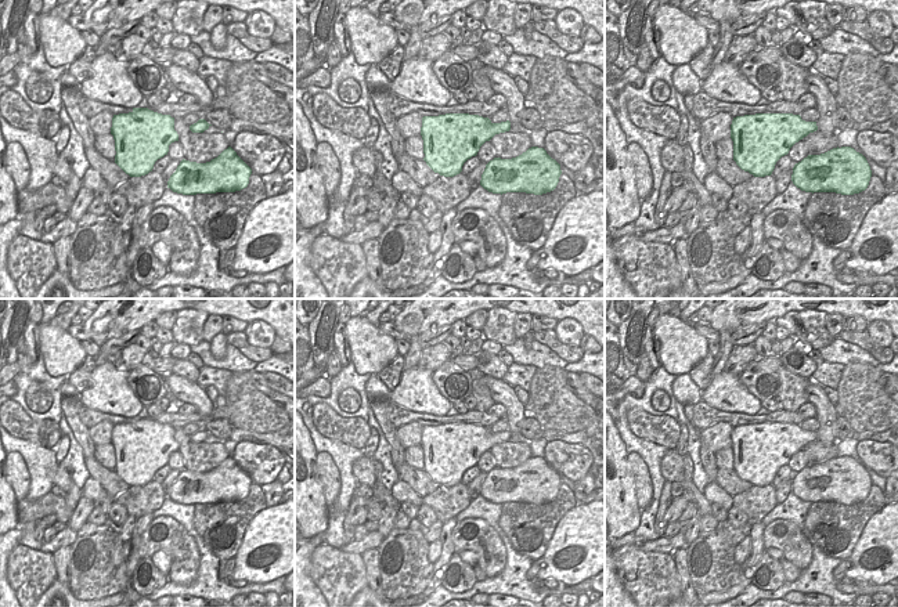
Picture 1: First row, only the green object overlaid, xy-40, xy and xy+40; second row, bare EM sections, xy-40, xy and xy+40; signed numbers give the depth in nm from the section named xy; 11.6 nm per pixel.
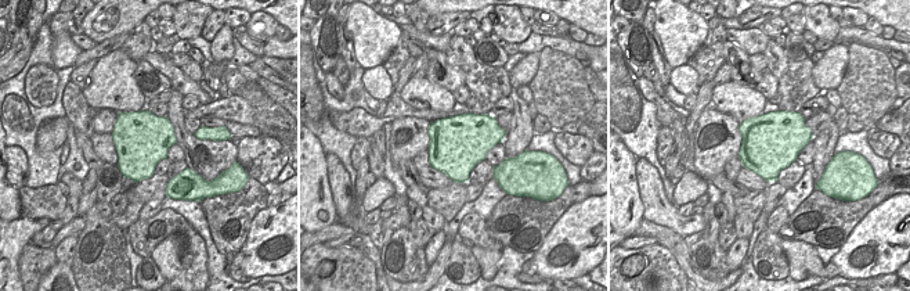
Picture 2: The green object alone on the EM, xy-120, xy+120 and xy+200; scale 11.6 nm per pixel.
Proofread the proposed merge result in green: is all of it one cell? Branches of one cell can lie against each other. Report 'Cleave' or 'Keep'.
Keep

